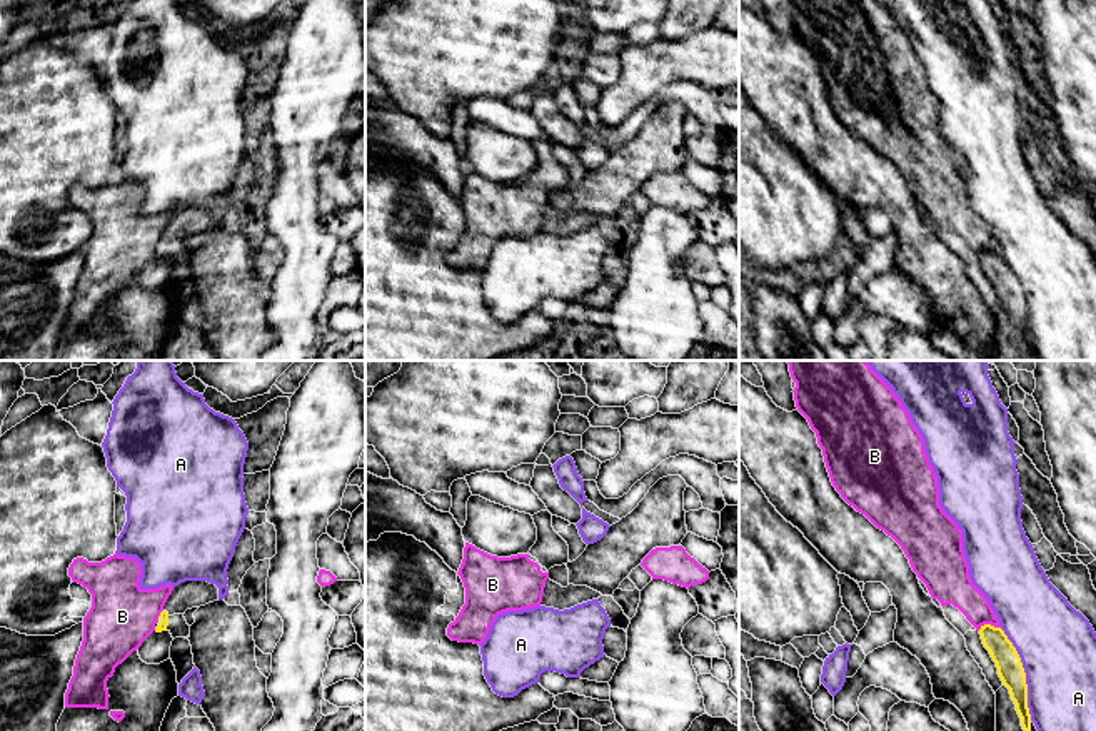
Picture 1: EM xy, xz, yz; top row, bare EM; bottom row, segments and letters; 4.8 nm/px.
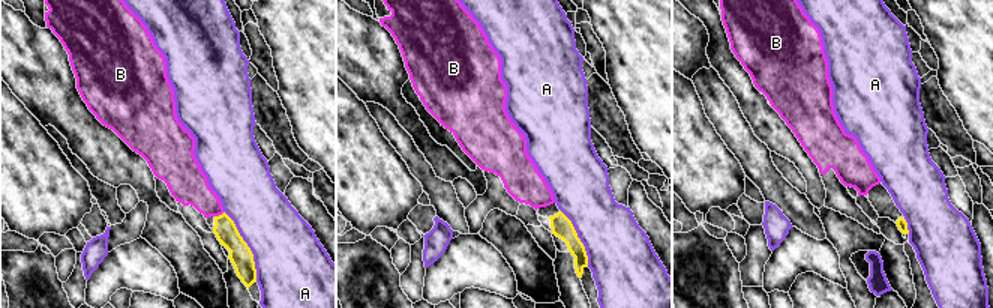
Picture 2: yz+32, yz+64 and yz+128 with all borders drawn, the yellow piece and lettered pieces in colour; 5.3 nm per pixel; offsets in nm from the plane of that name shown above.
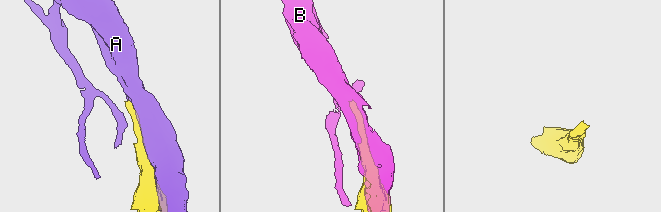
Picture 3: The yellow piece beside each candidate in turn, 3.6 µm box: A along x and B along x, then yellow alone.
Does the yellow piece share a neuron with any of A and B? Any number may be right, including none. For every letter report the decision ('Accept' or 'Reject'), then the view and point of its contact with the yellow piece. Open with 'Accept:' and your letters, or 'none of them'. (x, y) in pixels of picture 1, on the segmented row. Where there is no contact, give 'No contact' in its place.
Accept: none of them
A: Reject. Touches yellow at yz (1025, 675)
B: Reject. Touches yellow at yz (988, 625)

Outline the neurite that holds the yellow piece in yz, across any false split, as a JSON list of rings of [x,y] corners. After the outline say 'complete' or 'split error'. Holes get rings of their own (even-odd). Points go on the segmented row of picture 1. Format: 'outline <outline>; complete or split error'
outline [[[984,624],[979,634],[1003,681],[994,693],[996,731],[1031,731],[1026,673],[1016,648],[1001,628]]]; split error

